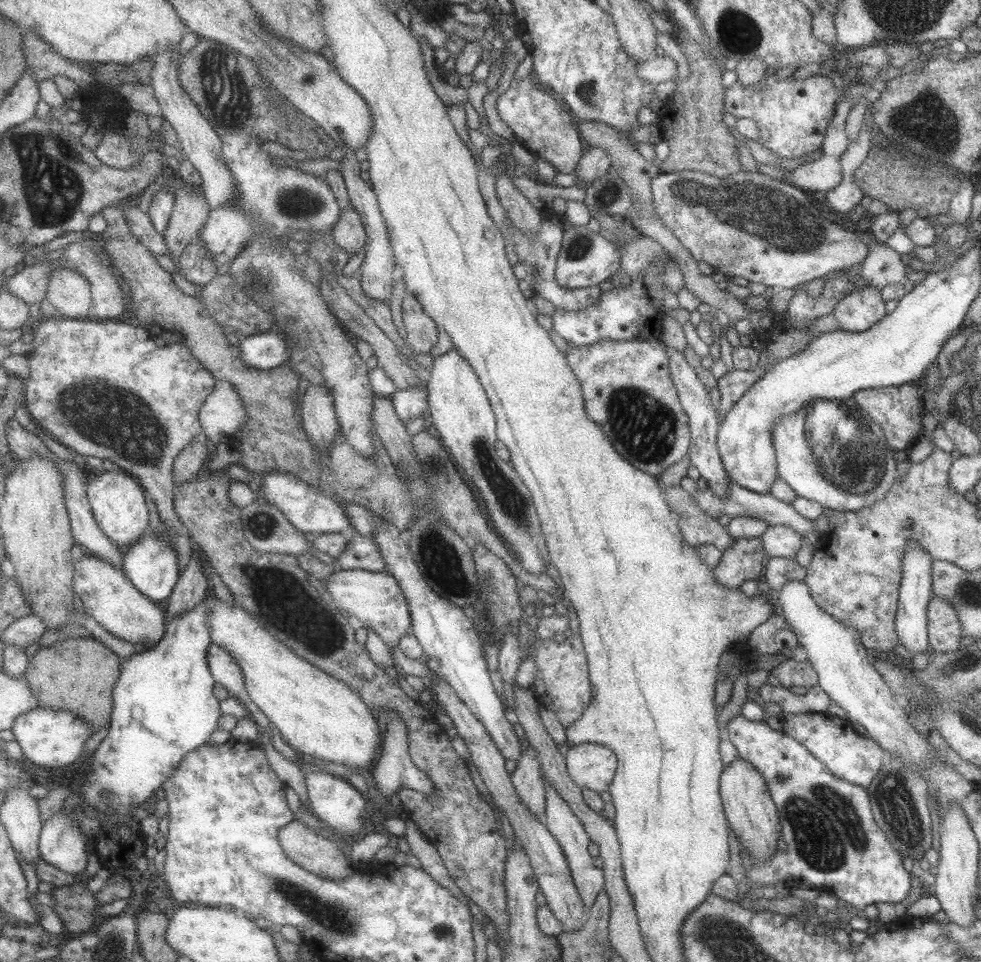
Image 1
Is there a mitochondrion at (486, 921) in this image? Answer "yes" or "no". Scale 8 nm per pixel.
no

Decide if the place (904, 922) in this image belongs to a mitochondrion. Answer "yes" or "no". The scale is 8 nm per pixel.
no

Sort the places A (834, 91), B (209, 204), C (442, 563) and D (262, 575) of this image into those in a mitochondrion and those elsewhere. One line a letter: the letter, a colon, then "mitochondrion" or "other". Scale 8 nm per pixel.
A: other
B: other
C: mitochondrion
D: mitochondrion

